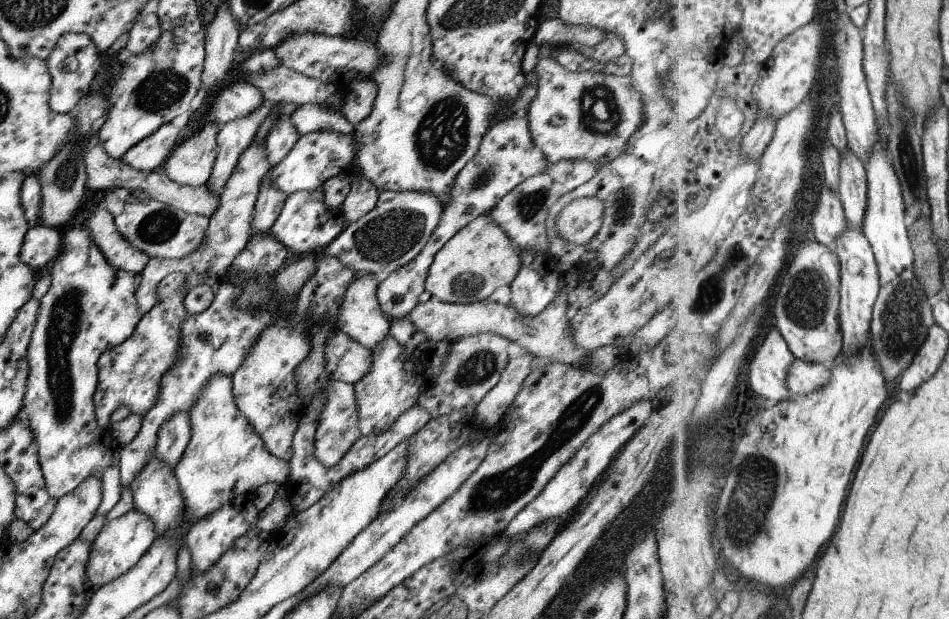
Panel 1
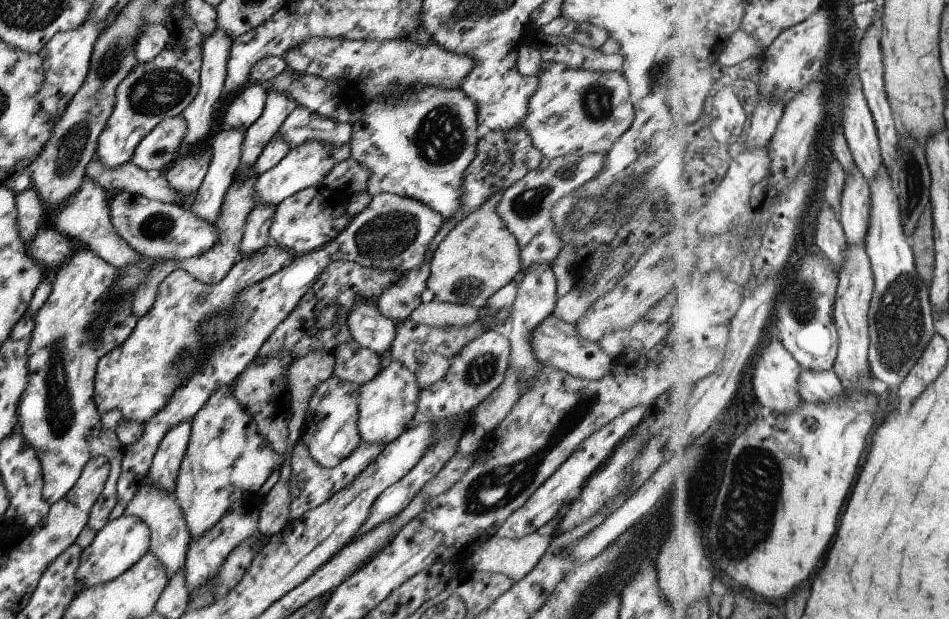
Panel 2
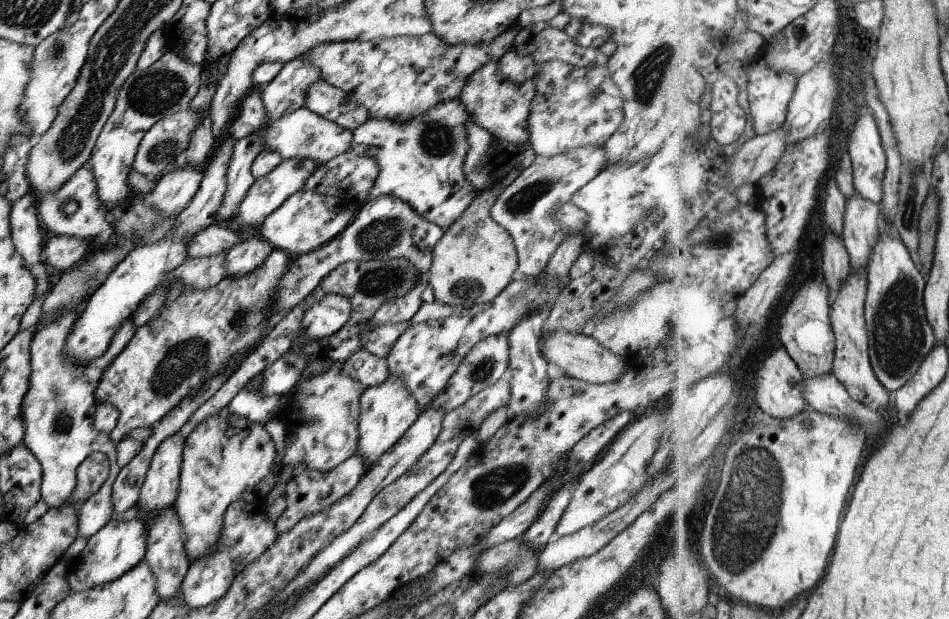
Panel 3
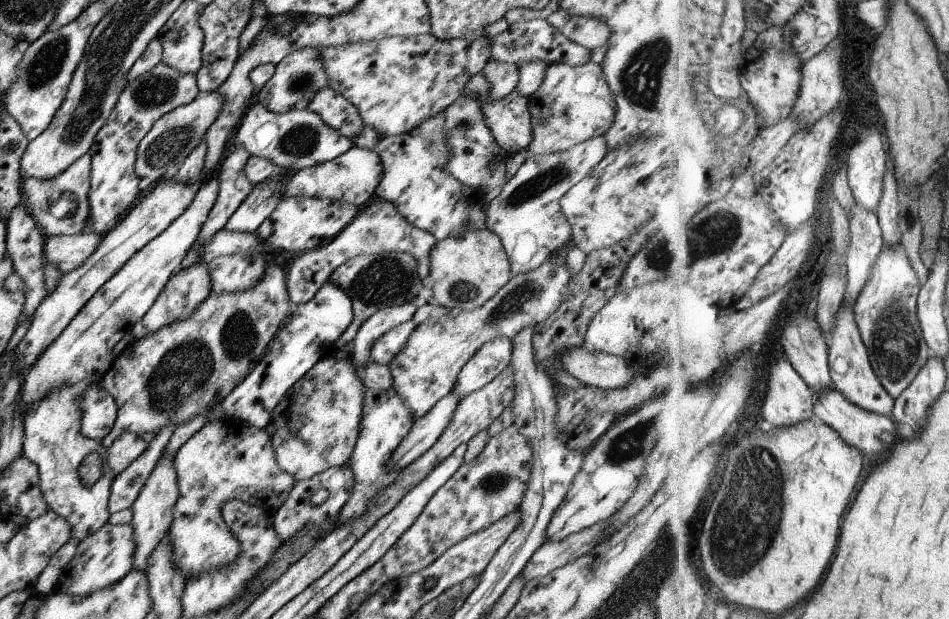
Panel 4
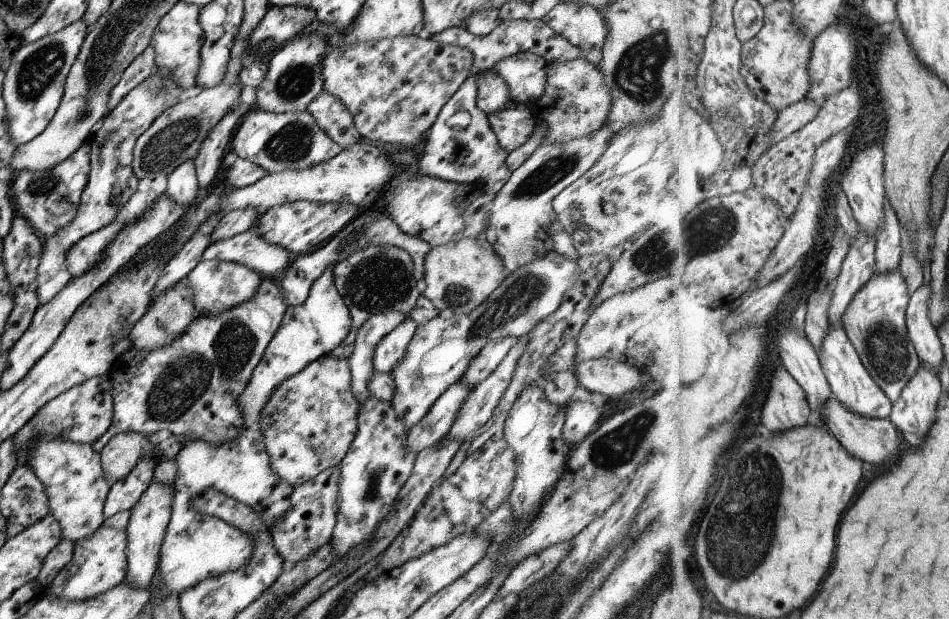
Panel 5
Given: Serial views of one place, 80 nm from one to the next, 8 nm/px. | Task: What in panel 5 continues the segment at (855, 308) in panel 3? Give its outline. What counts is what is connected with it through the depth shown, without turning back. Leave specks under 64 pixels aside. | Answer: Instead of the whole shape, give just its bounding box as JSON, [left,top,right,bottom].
[821,322,894,419]

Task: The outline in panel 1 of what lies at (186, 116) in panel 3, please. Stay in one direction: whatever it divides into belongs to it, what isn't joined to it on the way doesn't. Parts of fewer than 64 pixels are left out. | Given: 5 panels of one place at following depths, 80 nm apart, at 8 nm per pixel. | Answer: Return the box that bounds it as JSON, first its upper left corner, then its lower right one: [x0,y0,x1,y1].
[120,124,180,173]

